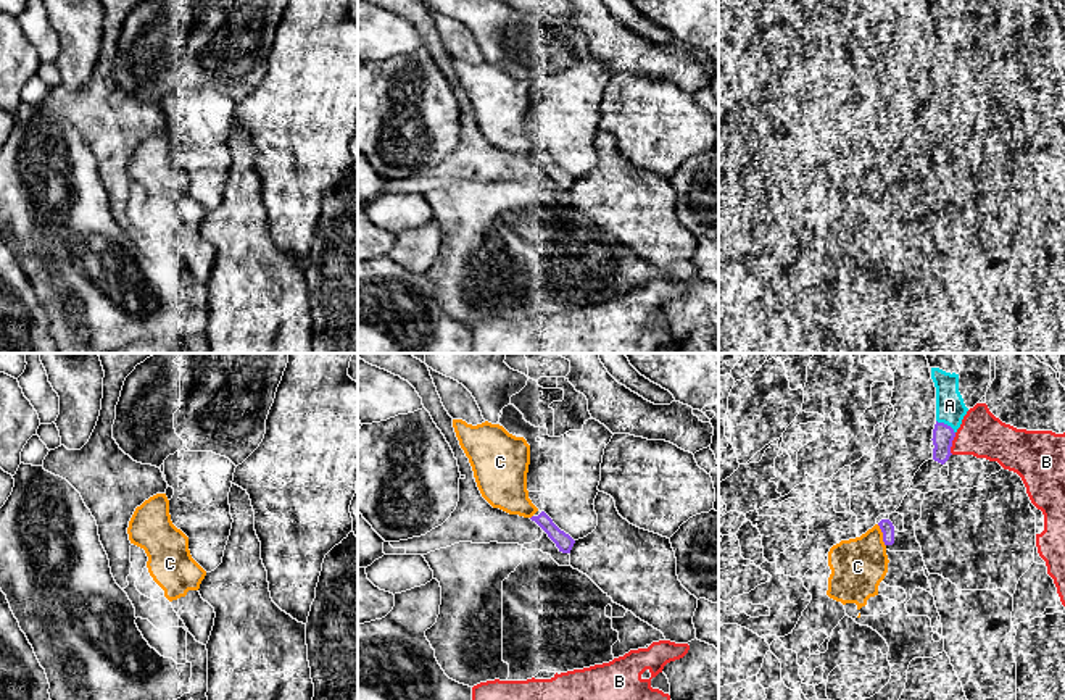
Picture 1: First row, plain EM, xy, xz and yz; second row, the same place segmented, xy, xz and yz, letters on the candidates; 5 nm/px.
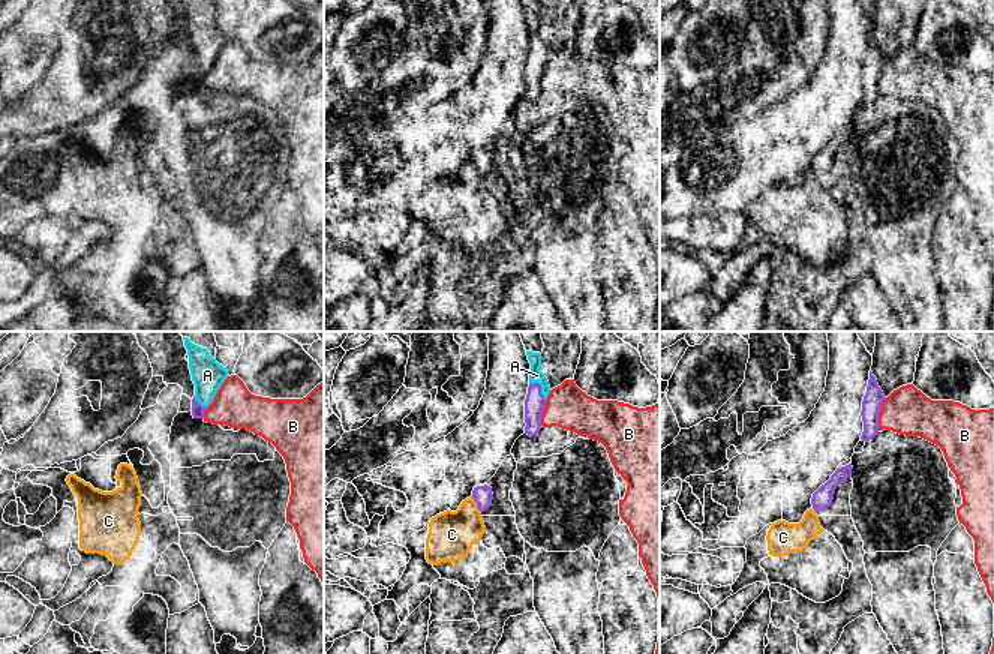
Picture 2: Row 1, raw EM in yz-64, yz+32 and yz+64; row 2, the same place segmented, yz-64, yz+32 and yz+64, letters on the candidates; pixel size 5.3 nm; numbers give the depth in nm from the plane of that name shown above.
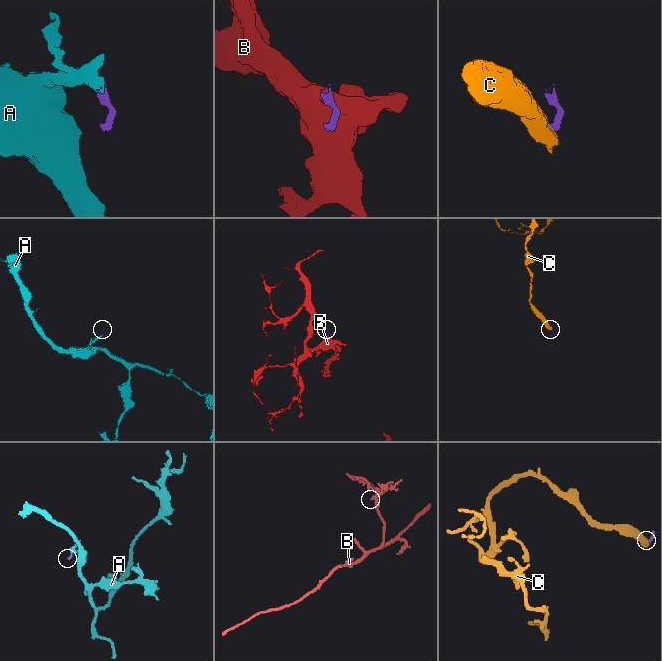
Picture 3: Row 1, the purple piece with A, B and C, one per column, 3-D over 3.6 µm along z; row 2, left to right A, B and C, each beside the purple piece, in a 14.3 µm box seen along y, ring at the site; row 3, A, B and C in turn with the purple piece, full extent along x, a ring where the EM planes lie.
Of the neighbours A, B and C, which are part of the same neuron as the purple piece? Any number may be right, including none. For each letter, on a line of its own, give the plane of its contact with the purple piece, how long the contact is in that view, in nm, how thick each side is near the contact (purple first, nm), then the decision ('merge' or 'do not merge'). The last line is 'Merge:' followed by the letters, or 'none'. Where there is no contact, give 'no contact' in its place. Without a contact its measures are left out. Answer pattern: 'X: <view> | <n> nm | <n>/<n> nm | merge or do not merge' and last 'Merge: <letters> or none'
A: yz | 120 nm | 110/140 nm | merge
B: yz | 110 nm | 110/220 nm | do not merge
C: yz | 120 nm | 70/280 nm | do not merge
Merge: A

